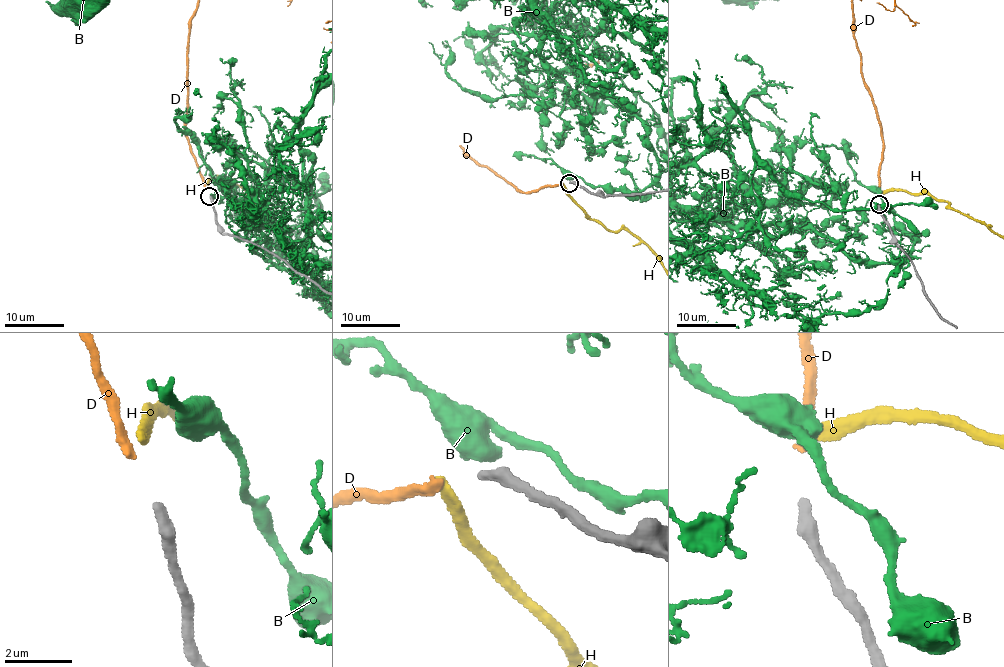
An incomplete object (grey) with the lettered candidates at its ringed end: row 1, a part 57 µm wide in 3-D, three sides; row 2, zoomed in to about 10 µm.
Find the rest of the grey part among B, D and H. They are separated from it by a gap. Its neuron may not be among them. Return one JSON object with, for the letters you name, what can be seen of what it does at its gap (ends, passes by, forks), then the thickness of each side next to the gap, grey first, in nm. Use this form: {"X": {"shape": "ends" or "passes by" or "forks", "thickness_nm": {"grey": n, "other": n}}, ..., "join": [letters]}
{"D": {"shape": "ends", "thickness_nm": {"grey": 320, "other": 280}}, "join": ["D"]}

